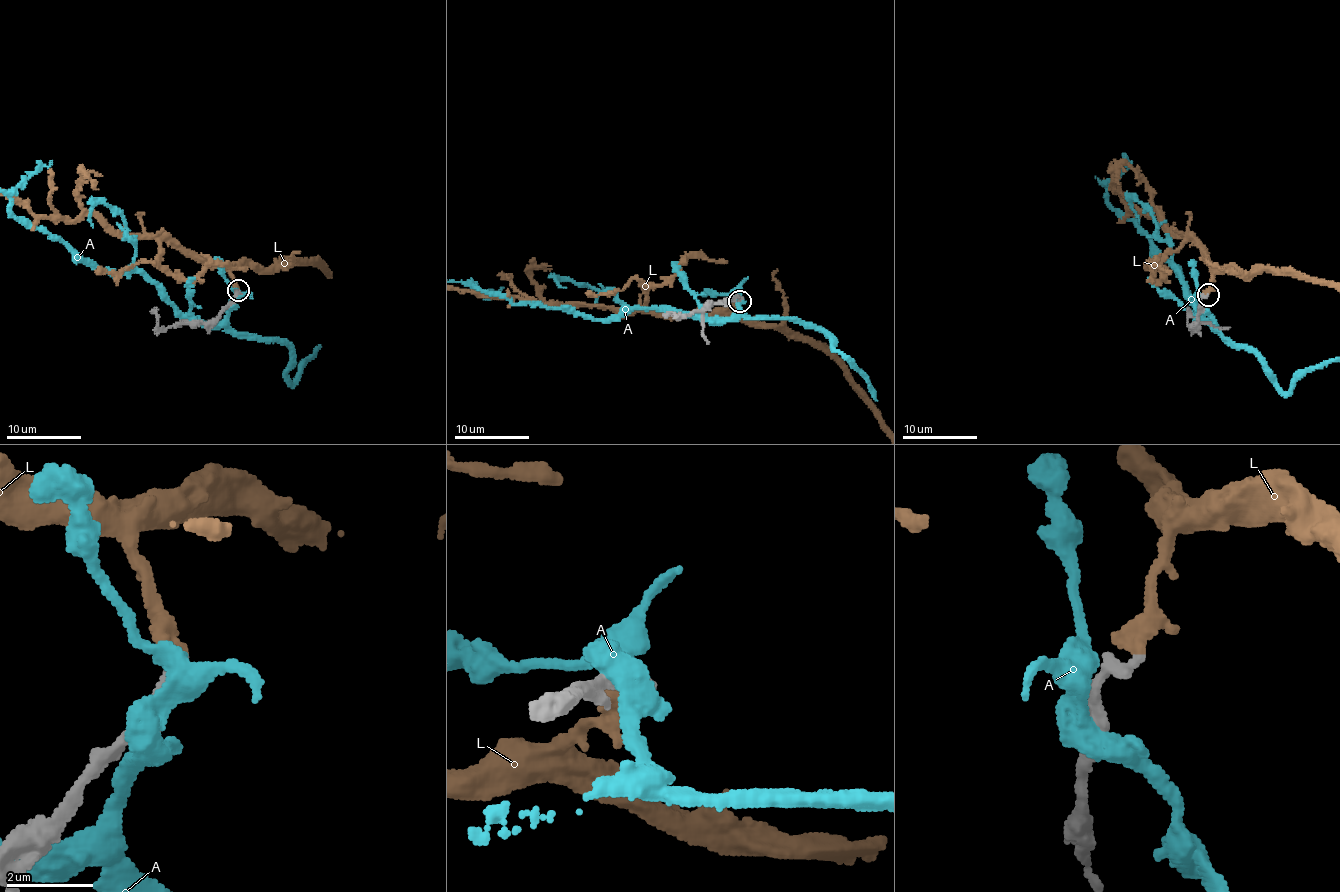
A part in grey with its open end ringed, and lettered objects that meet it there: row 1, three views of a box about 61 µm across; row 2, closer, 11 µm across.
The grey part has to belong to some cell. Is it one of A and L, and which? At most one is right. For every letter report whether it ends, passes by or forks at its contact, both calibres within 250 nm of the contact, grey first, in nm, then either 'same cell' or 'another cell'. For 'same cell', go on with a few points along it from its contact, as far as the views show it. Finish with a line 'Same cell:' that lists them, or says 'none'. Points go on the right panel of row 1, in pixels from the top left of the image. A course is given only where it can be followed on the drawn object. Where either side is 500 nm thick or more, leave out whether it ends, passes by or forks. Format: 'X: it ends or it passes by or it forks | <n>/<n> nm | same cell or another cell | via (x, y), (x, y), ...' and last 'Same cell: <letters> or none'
A: 280/600 nm | another cell
L: it passes by | 360/280 nm | same cell
Same cell: L

